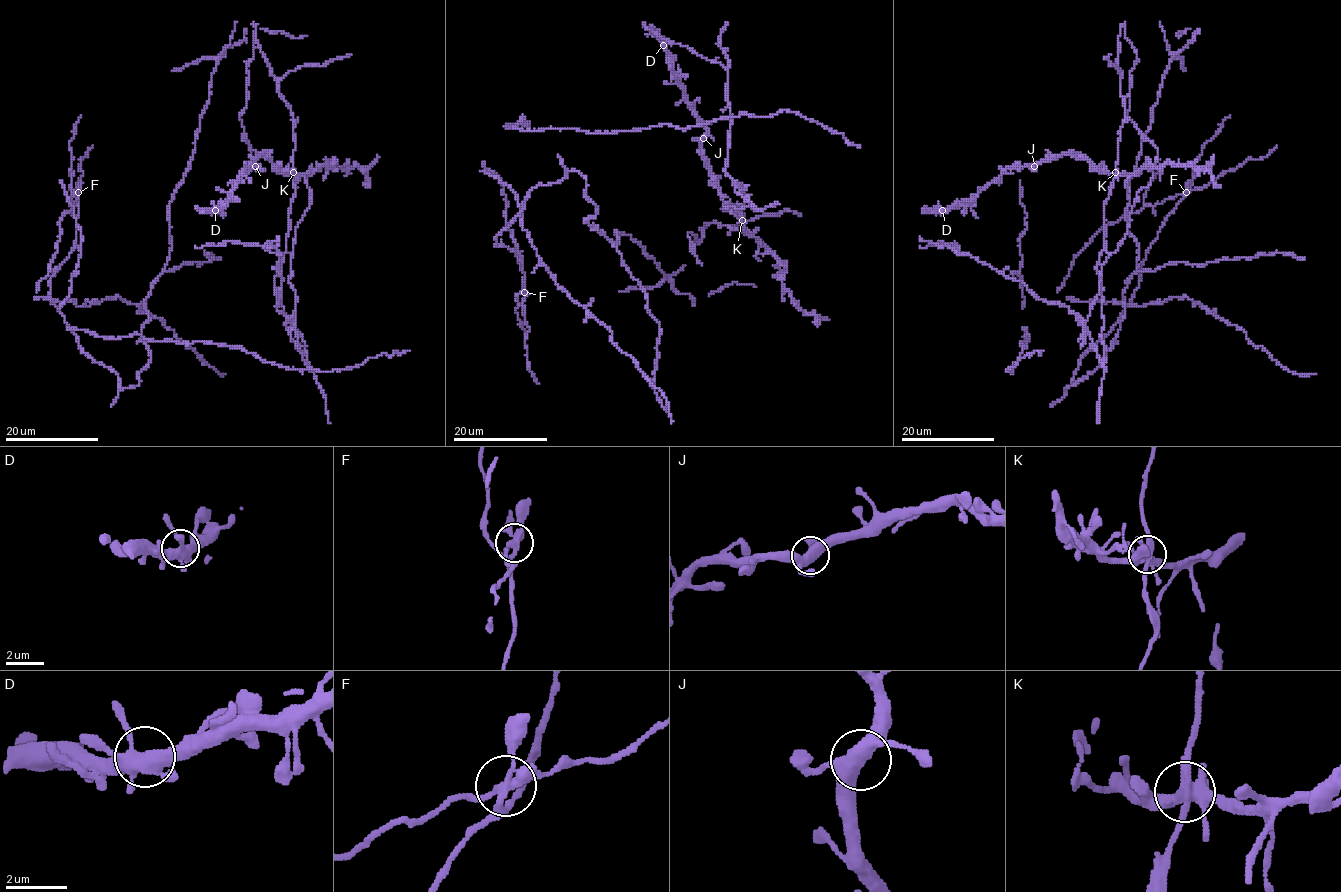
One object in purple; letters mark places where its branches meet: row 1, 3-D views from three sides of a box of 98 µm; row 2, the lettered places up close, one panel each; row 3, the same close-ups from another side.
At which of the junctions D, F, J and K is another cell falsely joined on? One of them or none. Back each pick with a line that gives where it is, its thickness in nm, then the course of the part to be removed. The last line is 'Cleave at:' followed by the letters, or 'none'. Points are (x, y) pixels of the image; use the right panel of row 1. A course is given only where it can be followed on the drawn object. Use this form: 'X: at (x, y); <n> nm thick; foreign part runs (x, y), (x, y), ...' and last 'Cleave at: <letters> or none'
K: at (1115, 172); 440 nm thick; foreign part runs (1115, 173), (1097, 269), (1103, 364), (1088, 329), (1067, 307), (1039, 300), (956, 245), (920, 246)
Cleave at: K

